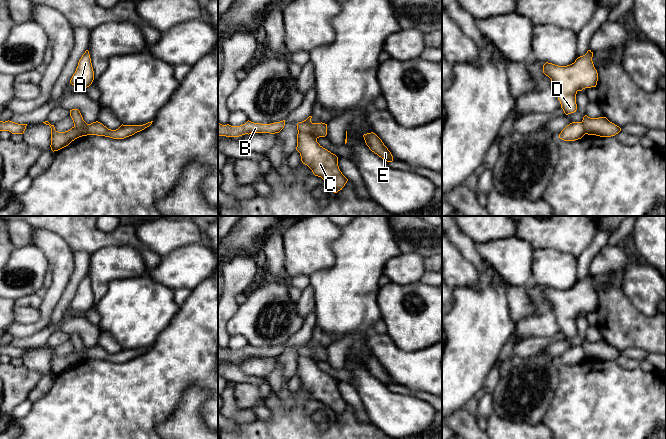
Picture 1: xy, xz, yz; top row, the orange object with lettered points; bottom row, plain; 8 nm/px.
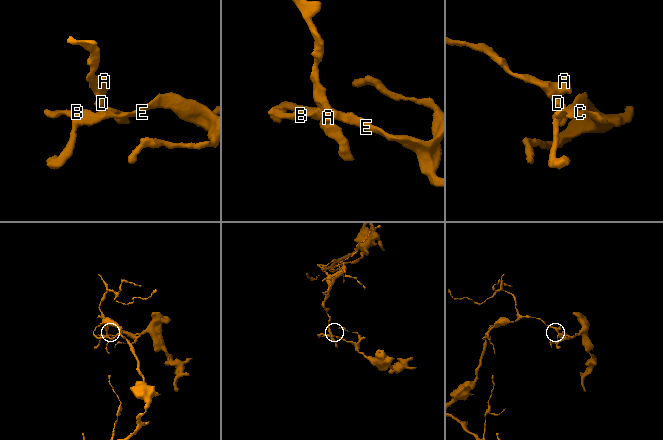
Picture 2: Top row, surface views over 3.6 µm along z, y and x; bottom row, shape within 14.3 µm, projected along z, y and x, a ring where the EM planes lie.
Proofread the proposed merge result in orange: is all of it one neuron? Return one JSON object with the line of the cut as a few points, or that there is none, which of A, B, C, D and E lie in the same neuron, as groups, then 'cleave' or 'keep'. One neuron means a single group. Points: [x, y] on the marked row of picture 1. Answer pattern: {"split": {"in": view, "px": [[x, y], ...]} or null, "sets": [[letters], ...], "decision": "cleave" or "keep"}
{"split": {"in": "xz", "px": [[298, 131], [311, 133], [316, 138]]}, "sets": [["A", "C", "D"], ["B", "E"]], "decision": "cleave"}

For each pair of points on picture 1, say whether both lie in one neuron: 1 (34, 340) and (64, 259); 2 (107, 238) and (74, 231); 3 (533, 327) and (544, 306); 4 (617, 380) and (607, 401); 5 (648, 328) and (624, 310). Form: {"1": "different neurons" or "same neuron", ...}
{"1": "different neurons", "2": "same neuron", "3": "same neuron", "4": "same neuron", "5": "same neuron"}

